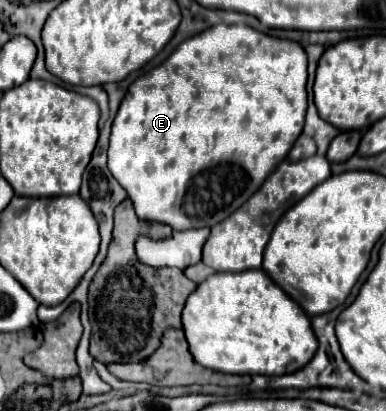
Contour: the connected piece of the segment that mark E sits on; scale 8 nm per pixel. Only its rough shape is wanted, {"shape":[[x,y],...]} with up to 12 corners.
{"shape":[[242,24],[130,84],[108,168],[214,226],[288,156],[306,52]]}

